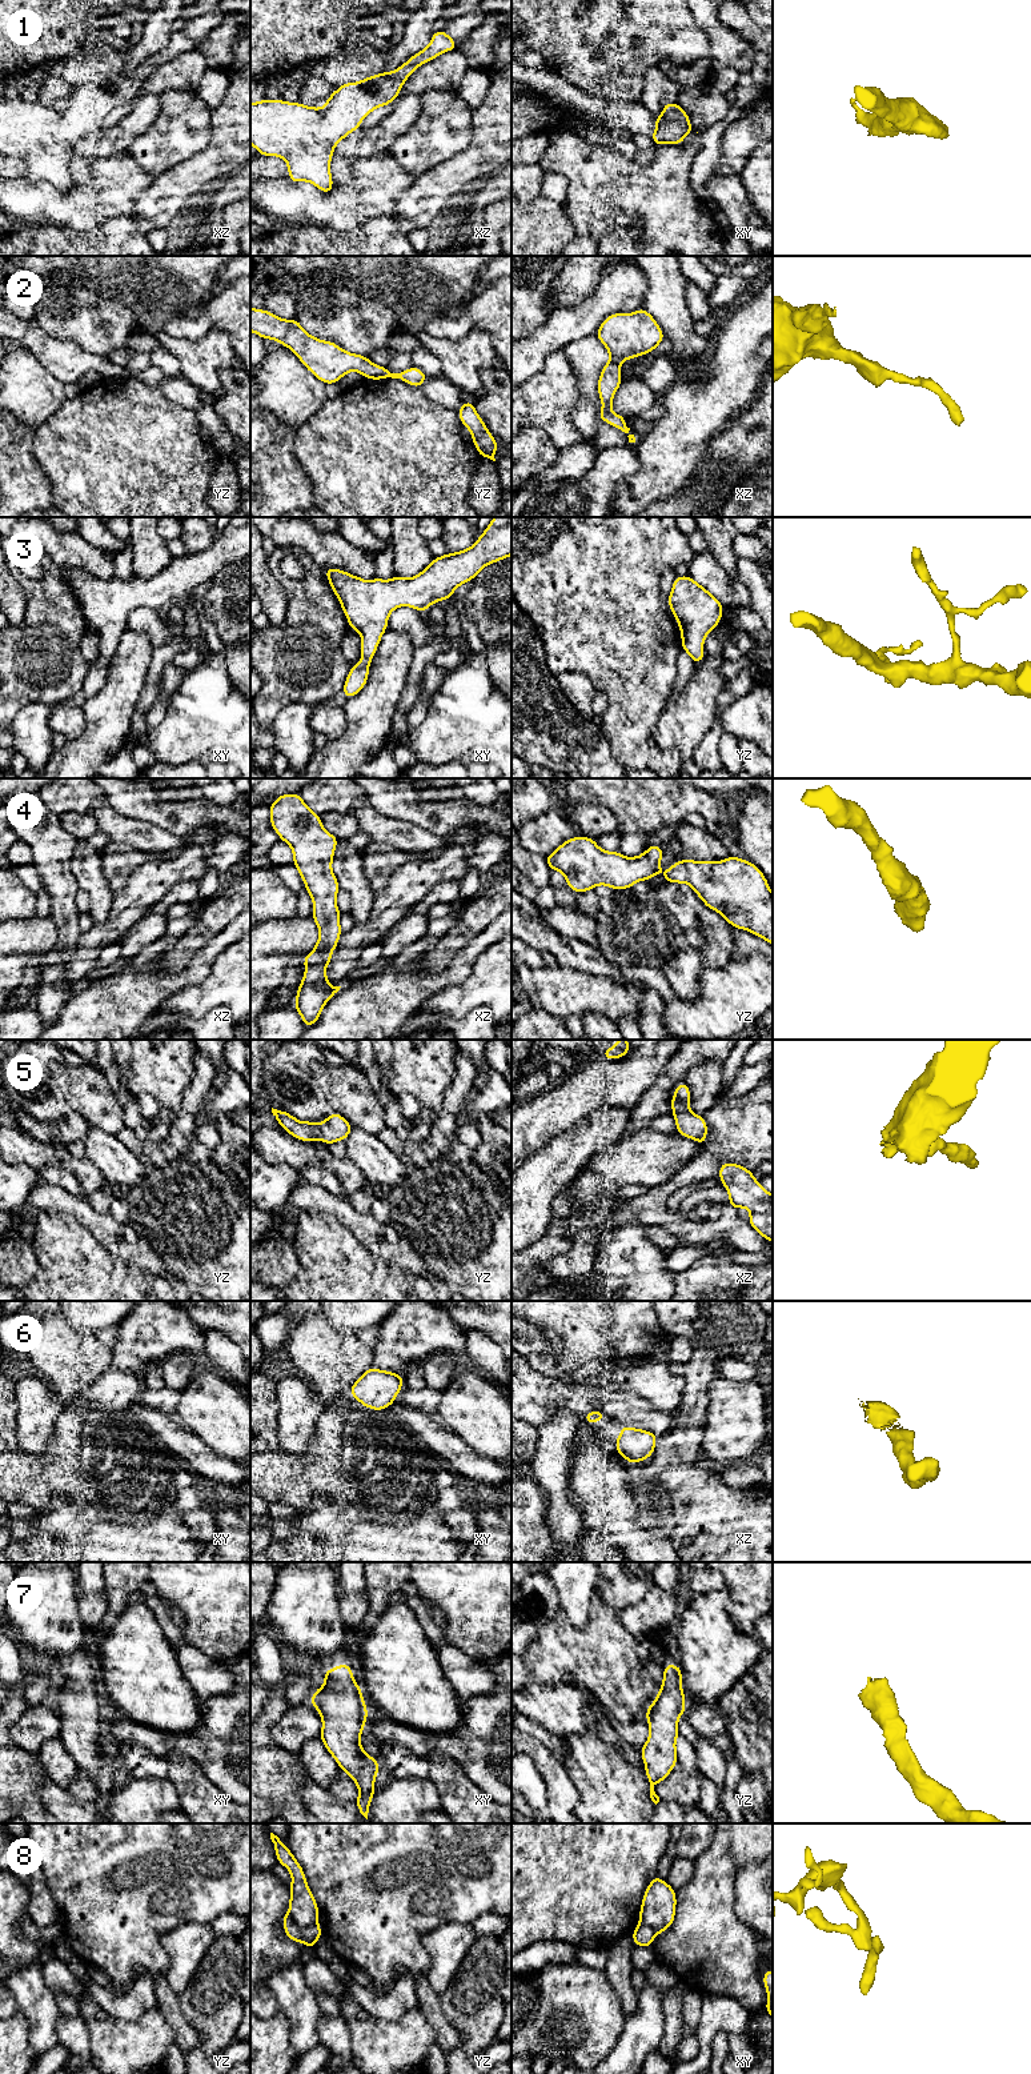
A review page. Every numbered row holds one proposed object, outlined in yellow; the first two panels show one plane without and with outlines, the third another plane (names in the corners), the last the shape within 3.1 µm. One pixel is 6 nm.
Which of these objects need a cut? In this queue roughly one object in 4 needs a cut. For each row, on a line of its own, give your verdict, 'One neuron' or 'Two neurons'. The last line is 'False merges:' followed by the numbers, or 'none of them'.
1: One neuron
2: One neuron
3: One neuron
4: One neuron
5: One neuron
6: One neuron
7: One neuron
8: Two neurons
False merges: 8

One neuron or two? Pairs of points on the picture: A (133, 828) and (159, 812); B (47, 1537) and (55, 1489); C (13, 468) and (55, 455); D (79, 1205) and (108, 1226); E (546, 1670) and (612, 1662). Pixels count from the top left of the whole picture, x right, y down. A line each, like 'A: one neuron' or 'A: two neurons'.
A: two neurons
B: two neurons
C: two neurons
D: one neuron
E: one neuron

